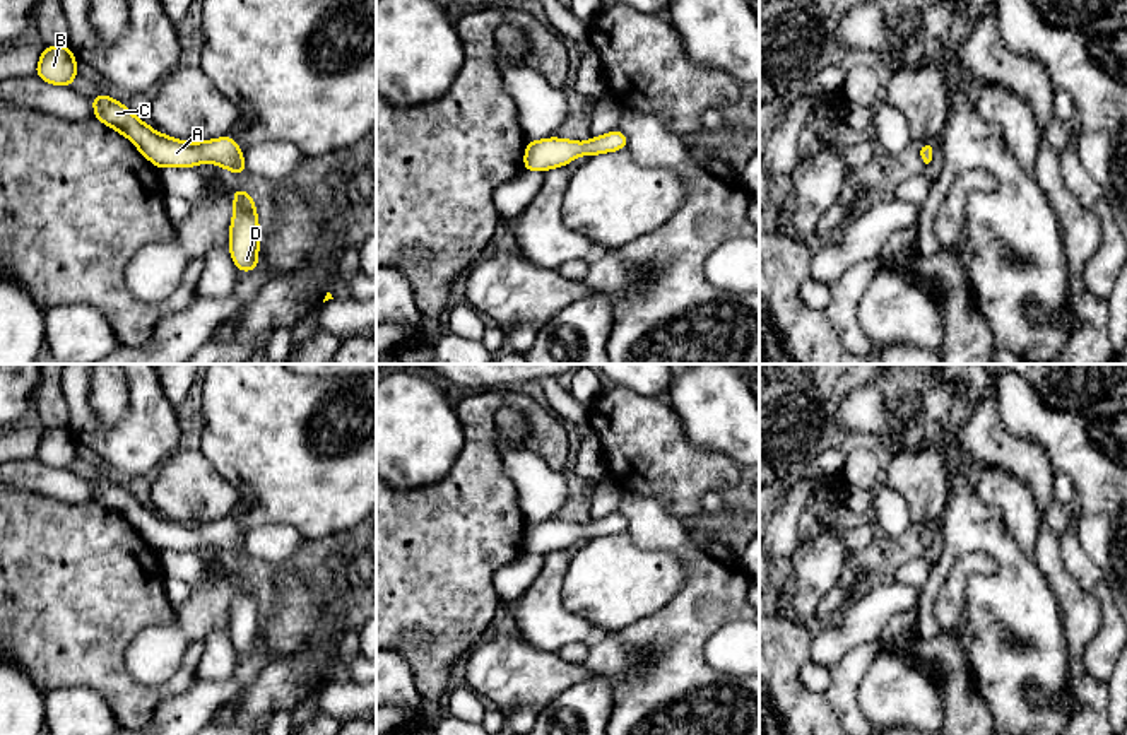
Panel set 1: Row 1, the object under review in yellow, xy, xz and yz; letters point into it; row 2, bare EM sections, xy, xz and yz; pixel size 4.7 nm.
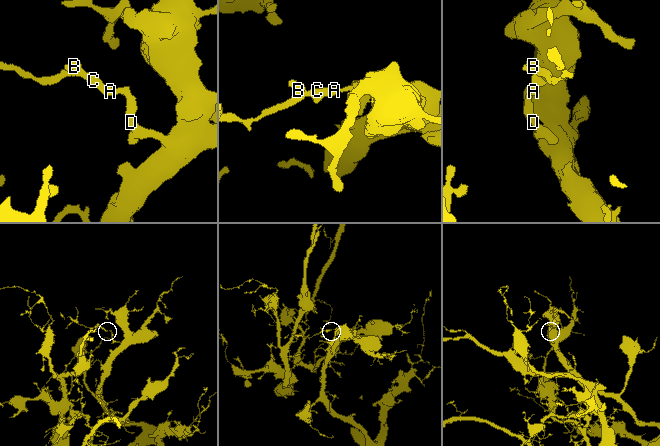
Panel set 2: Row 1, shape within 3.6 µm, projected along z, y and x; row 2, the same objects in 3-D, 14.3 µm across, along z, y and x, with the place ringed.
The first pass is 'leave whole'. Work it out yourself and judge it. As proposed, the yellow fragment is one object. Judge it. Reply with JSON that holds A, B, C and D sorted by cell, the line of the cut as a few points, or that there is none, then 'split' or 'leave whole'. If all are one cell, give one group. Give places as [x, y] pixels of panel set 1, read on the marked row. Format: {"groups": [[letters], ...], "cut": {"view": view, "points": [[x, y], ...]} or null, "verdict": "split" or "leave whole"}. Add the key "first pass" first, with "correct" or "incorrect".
{"first pass": "correct", "groups": [["A", "B", "C", "D"]], "cut": null, "verdict": "leave whole"}

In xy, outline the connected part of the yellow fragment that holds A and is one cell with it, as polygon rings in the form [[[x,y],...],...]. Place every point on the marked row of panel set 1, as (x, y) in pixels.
[[[101,94],[89,99],[94,118],[127,137],[157,169],[197,168],[202,162],[212,162],[236,174],[248,173],[245,156],[229,135],[195,144],[178,140],[152,130],[149,123],[139,120],[132,109],[113,96]]]

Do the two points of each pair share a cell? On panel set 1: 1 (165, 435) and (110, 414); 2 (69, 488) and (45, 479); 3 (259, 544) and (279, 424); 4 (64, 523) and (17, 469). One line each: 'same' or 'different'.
1: different
2: same
3: different
4: different

